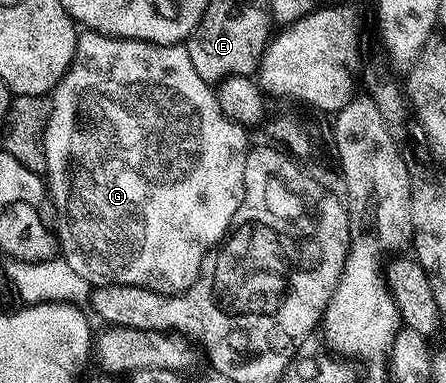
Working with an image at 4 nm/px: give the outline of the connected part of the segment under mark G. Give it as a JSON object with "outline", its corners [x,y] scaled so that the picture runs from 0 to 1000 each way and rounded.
{"outline":[[[186,81],[175,99],[170,141],[143,204],[121,227],[117,279],[99,355],[103,392],[101,478],[108,512],[121,522],[130,551],[126,614],[135,640],[135,668],[155,695],[195,731],[204,747],[222,742],[285,742],[314,747],[370,773],[408,762],[448,715],[453,676],[496,637],[516,601],[529,548],[547,517],[547,423],[556,394],[554,337],[520,319],[493,287],[487,238],[439,193],[430,151],[422,151],[415,112],[334,115],[321,104],[269,104],[262,94],[226,94],[220,84]]]}

